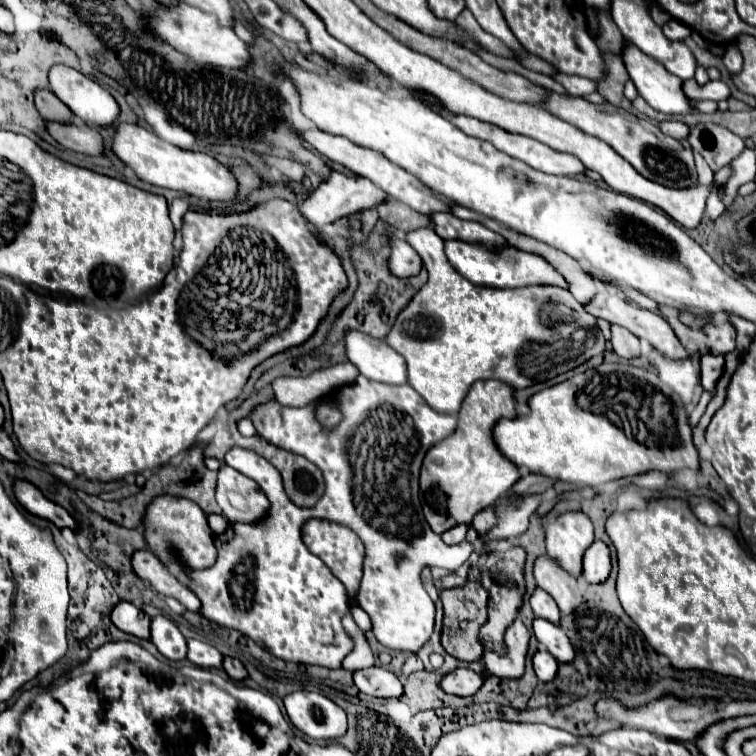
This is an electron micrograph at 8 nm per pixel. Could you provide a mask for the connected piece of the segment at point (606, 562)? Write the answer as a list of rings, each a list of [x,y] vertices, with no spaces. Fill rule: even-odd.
[[[594,541],[594,545],[590,545],[590,549],[586,549],[584,553],[582,577],[588,583],[602,583],[606,581],[608,575],[610,575],[610,551],[606,543]]]

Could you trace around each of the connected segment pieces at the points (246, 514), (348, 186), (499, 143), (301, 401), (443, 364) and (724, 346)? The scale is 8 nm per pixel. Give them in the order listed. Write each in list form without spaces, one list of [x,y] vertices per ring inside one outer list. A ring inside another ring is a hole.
[[[222,465],[218,469],[216,499],[230,521],[256,521],[266,515],[268,499],[256,483],[236,469]]]
[[[332,173],[326,181],[320,183],[318,189],[314,189],[308,199],[304,199],[300,211],[302,215],[314,225],[314,227],[324,227],[334,223],[340,217],[350,215],[352,211],[362,211],[362,209],[372,209],[378,203],[386,199],[386,193],[378,189],[370,179],[366,177],[346,177],[342,173]]]
[[[436,103],[434,109],[440,107],[440,115],[446,117],[452,125],[456,125],[458,129],[466,131],[468,135],[472,137],[478,137],[482,141],[490,141],[498,151],[510,155],[510,157],[516,157],[524,163],[528,163],[530,167],[538,169],[538,171],[544,171],[544,173],[550,173],[550,175],[566,175],[566,177],[572,177],[572,175],[580,175],[584,173],[584,165],[582,161],[578,161],[578,157],[570,155],[570,153],[560,153],[556,149],[550,149],[548,145],[542,145],[540,141],[534,141],[530,137],[522,137],[522,135],[514,135],[514,133],[506,133],[506,129],[498,129],[498,125],[490,125],[486,121],[478,121],[476,117],[462,117],[462,115],[456,115],[456,113],[446,113],[446,109],[442,109],[442,105]]]
[[[347,361],[316,369],[308,377],[278,377],[274,379],[272,389],[282,405],[300,407],[324,397],[334,387],[351,383],[358,375],[358,369]]]
[[[432,227],[408,231],[404,239],[420,253],[430,279],[412,297],[410,305],[406,305],[402,313],[398,313],[390,333],[386,335],[386,343],[406,359],[410,385],[424,397],[424,401],[432,409],[456,415],[462,405],[462,397],[466,397],[470,385],[478,379],[500,379],[512,389],[524,389],[538,381],[566,373],[604,351],[604,335],[598,329],[596,319],[582,309],[582,305],[570,295],[570,291],[552,285],[532,285],[520,289],[478,287],[456,273],[456,269],[446,261],[444,241],[434,233]],[[534,343],[548,343],[550,353],[532,353],[530,349]]]
[[[666,317],[666,323],[678,333],[678,337],[682,337],[682,345],[690,349],[690,357],[702,357],[706,353],[724,355],[736,349],[734,327],[726,319],[710,319],[698,329],[682,325],[676,317]]]

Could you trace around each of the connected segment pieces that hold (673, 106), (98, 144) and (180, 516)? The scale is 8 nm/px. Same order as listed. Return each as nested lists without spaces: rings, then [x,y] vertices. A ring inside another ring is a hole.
[[[632,43],[624,49],[624,63],[638,93],[652,109],[670,115],[696,113],[694,103],[682,91],[682,79],[668,73],[662,63],[644,55]]]
[[[46,123],[50,135],[64,145],[66,149],[84,153],[84,155],[104,155],[104,139],[98,129],[80,123],[80,125],[60,125],[60,123]]]
[[[170,495],[154,497],[154,501],[146,509],[142,525],[144,525],[142,533],[148,541],[148,547],[166,567],[182,561],[182,565],[188,569],[206,569],[216,563],[216,547],[214,541],[210,541],[210,527],[206,521],[206,513],[202,513],[198,505],[194,505],[194,501]]]

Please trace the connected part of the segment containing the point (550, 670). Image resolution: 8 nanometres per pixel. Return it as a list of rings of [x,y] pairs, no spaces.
[[[538,649],[534,653],[532,665],[534,665],[534,671],[540,681],[552,681],[556,675],[556,669],[558,669],[558,661],[554,661],[554,657],[550,657],[550,653],[546,653],[544,649]]]

